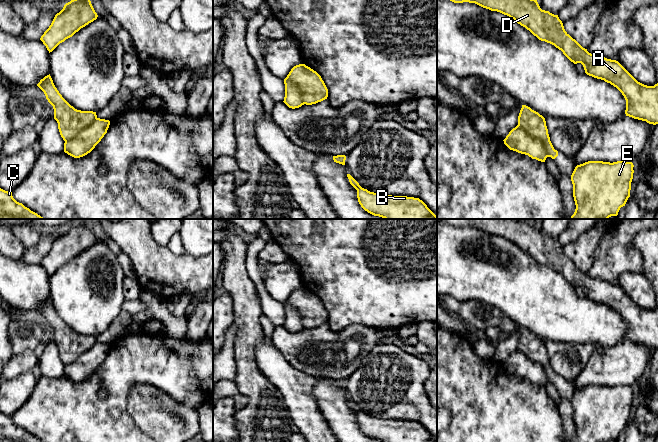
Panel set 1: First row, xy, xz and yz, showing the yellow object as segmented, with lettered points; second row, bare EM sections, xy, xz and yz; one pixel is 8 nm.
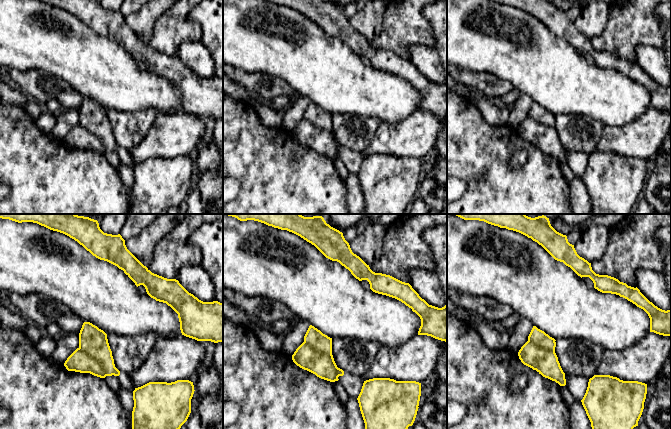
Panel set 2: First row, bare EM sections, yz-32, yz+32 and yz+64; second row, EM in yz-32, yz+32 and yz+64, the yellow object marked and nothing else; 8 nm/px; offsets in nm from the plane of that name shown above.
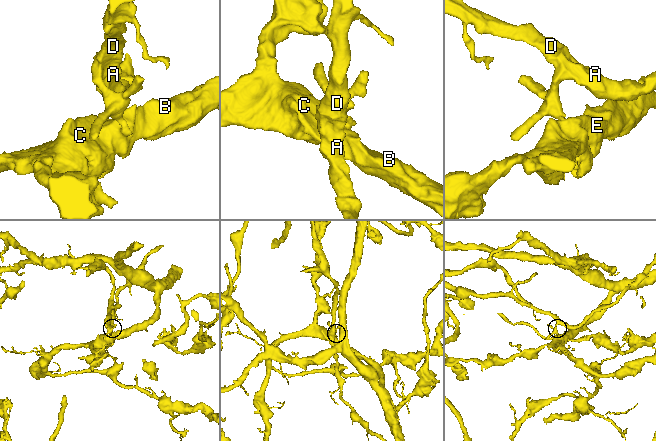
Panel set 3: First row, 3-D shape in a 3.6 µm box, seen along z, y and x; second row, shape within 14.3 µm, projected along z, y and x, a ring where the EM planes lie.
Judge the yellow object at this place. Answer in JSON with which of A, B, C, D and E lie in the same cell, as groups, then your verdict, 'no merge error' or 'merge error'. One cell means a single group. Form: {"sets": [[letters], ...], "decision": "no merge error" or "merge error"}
{"sets": [["A", "D"], ["B", "C", "E"]], "decision": "merge error"}

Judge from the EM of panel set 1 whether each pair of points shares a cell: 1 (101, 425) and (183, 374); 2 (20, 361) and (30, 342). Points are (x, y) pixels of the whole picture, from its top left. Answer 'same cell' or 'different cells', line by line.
1: same cell
2: different cells

